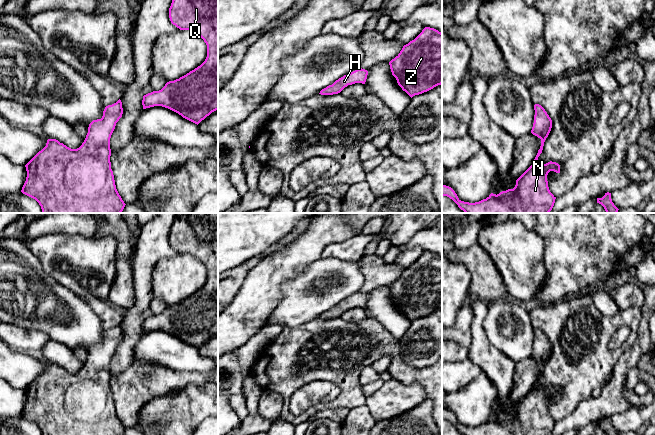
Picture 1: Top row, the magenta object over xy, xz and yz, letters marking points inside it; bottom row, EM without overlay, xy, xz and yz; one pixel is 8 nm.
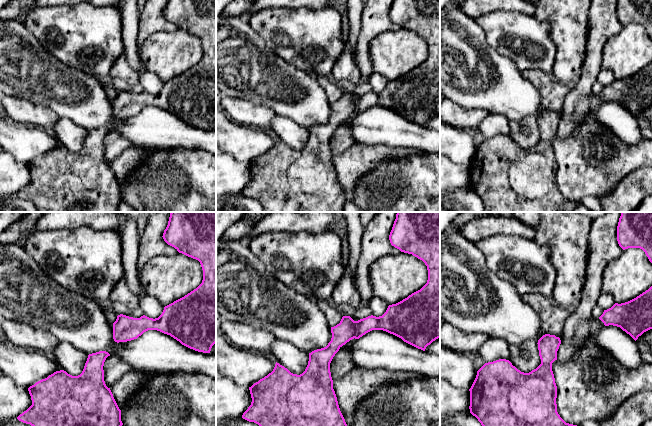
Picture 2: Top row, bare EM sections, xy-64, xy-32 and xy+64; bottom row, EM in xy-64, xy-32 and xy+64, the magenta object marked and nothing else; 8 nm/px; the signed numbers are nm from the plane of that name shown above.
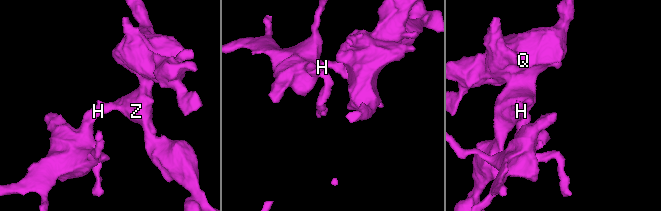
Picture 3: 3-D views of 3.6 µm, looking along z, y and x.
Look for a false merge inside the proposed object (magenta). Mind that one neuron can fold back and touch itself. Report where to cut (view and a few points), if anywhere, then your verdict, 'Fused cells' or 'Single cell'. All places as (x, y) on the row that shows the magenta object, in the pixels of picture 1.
No split. Single cell

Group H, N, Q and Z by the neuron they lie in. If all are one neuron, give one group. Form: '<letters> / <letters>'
H N Q Z

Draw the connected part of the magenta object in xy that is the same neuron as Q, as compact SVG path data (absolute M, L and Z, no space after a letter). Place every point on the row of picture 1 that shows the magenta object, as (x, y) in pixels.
M172 0L169 18L180 30L191 30L204 40L207 57L200 66L186 75L167 82L159 91L144 95L143 109L162 106L198 125L218 110L218 0Z

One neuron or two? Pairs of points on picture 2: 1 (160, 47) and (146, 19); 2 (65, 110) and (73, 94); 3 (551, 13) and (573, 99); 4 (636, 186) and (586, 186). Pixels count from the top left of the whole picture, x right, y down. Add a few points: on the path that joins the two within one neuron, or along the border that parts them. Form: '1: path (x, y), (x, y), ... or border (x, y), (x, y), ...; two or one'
1: border (176, 29), (154, 32), (144, 41), (138, 51); two
2: path (65, 106), (69, 98); one
3: border (582, 65), (579, 79), (571, 86); two
4: border (634, 171), (627, 174), (609, 193), (599, 198); two

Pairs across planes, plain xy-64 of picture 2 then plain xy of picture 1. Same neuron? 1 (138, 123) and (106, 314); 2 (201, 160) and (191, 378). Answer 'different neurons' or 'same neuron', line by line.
1: different neurons
2: different neurons

